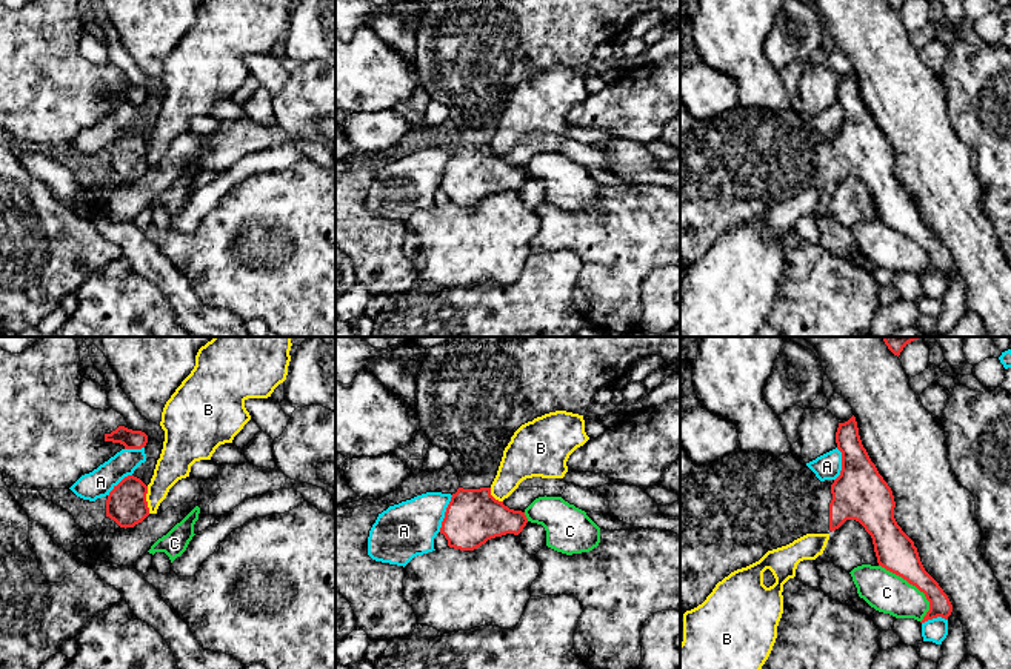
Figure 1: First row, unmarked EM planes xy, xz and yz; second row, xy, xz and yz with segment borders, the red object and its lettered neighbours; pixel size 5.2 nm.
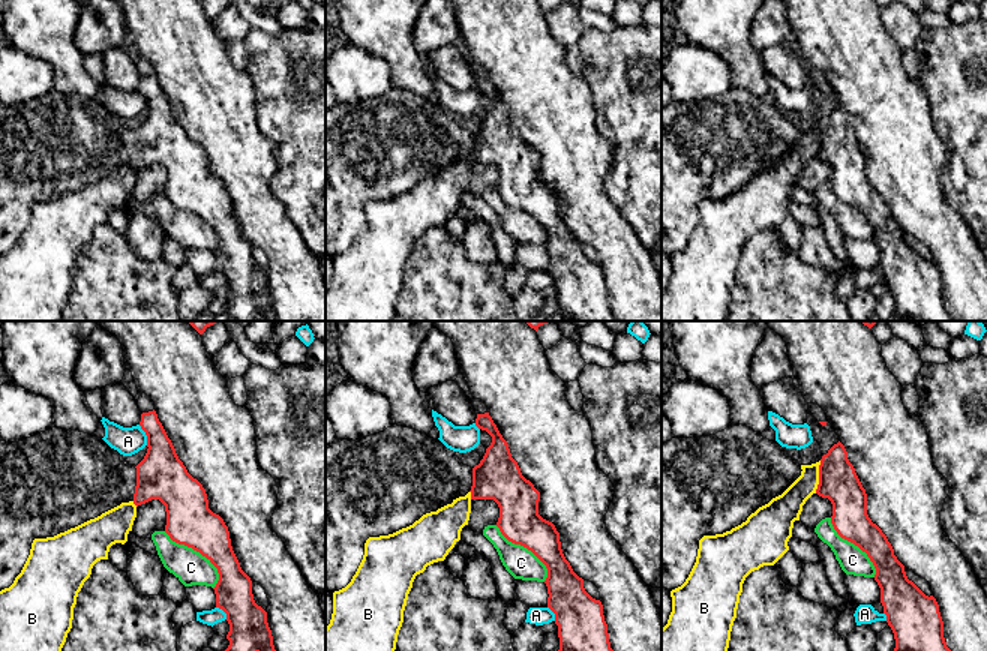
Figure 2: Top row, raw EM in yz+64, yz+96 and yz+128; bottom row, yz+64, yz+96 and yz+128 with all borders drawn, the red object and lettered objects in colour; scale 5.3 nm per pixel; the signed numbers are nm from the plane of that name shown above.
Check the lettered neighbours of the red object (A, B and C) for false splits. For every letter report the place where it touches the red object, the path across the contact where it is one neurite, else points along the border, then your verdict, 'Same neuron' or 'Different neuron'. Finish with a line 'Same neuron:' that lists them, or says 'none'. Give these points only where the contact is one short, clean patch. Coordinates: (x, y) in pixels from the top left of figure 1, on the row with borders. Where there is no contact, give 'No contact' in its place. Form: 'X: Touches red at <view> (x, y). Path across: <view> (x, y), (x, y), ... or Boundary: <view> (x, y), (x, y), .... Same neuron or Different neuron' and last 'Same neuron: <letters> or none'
A: Touches red at xz (445, 514). Different neuron
B: Touches red at xy (145, 500). Different neuron
C: Touches red at yz (916, 586). Different neuron
Same neuron: none

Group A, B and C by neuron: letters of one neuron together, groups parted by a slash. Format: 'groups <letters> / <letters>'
groups A / B / C

